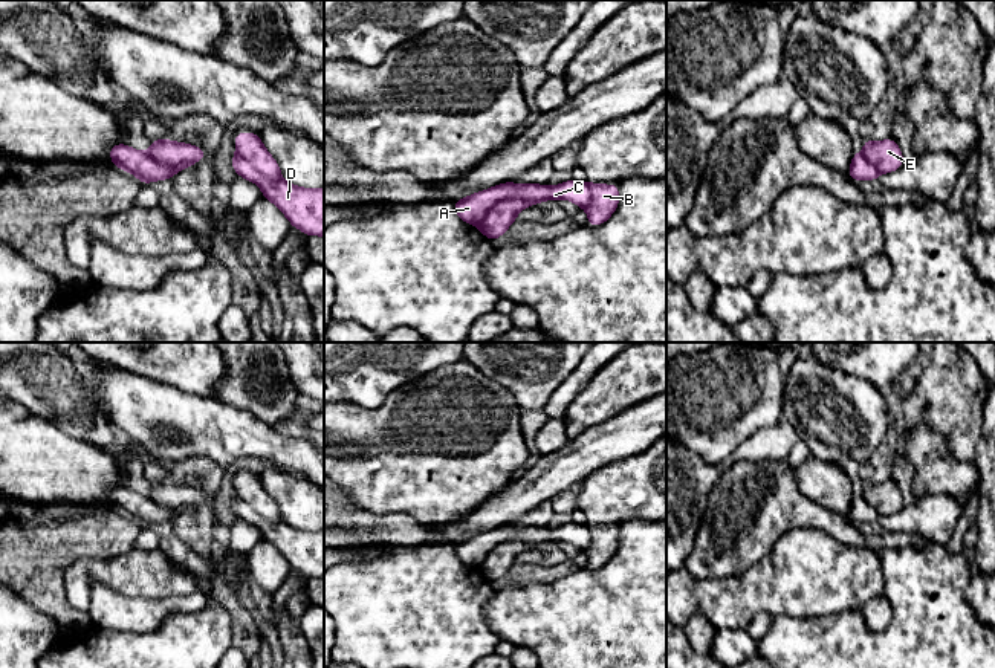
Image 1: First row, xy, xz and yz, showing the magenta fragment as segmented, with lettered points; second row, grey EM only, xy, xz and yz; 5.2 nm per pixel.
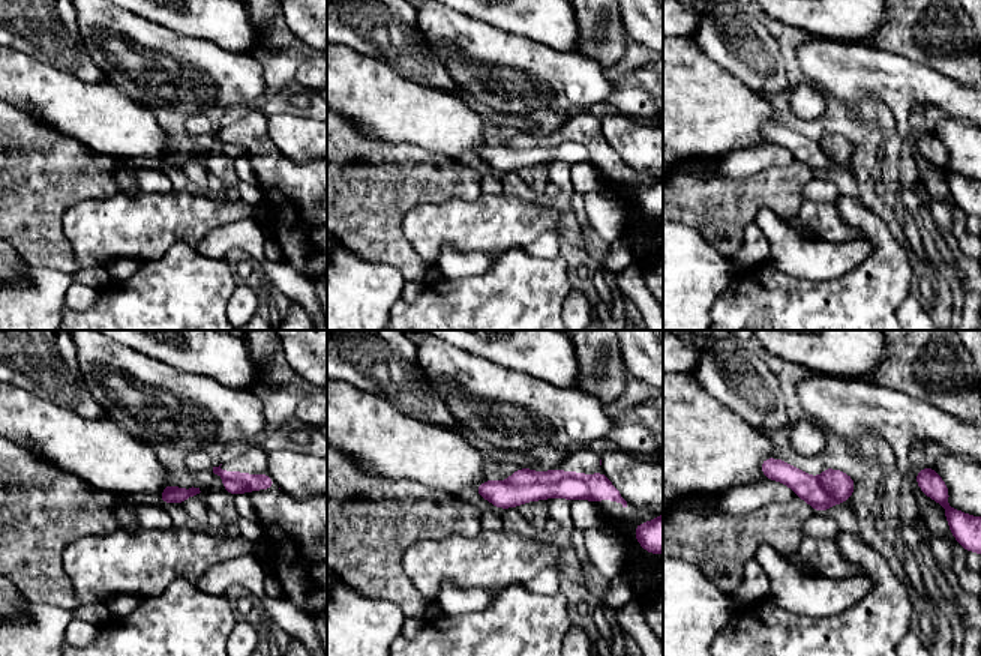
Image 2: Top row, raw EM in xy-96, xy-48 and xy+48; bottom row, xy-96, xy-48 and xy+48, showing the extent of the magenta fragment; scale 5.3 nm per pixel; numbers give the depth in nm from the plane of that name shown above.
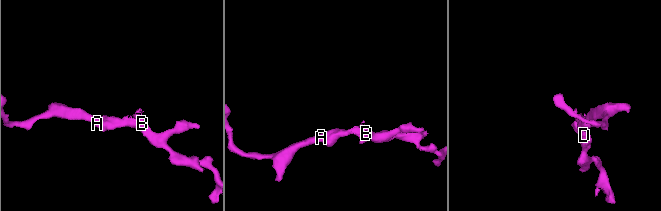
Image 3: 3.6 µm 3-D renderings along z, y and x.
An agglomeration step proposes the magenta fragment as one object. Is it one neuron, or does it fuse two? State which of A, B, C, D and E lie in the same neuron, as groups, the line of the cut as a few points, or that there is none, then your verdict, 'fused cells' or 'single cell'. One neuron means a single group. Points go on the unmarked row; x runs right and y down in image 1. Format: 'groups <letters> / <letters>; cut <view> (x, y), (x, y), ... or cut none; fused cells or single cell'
groups A C D / B E; cut xz (540, 541), (502, 541), (477, 567); fused cells

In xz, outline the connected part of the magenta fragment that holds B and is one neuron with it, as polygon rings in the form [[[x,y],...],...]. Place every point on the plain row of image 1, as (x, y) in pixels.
[[[588,526],[591,544],[585,549],[588,556],[587,569],[599,569],[607,564],[619,547],[619,526]]]

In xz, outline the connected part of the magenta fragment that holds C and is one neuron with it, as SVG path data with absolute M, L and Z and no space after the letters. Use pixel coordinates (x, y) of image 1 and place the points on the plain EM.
M570 521L556 529L506 524L454 544L454 552L465 566L478 569L498 544L514 540L533 544L567 541L579 550L591 544L588 524Z

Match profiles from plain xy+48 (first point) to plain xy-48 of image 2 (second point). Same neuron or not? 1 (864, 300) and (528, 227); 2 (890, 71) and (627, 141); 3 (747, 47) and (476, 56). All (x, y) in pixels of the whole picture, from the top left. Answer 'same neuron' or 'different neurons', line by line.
1: different neurons
2: different neurons
3: different neurons

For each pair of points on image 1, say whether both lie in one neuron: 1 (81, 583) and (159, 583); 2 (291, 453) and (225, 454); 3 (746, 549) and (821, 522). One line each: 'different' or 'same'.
1: same
2: same
3: same

